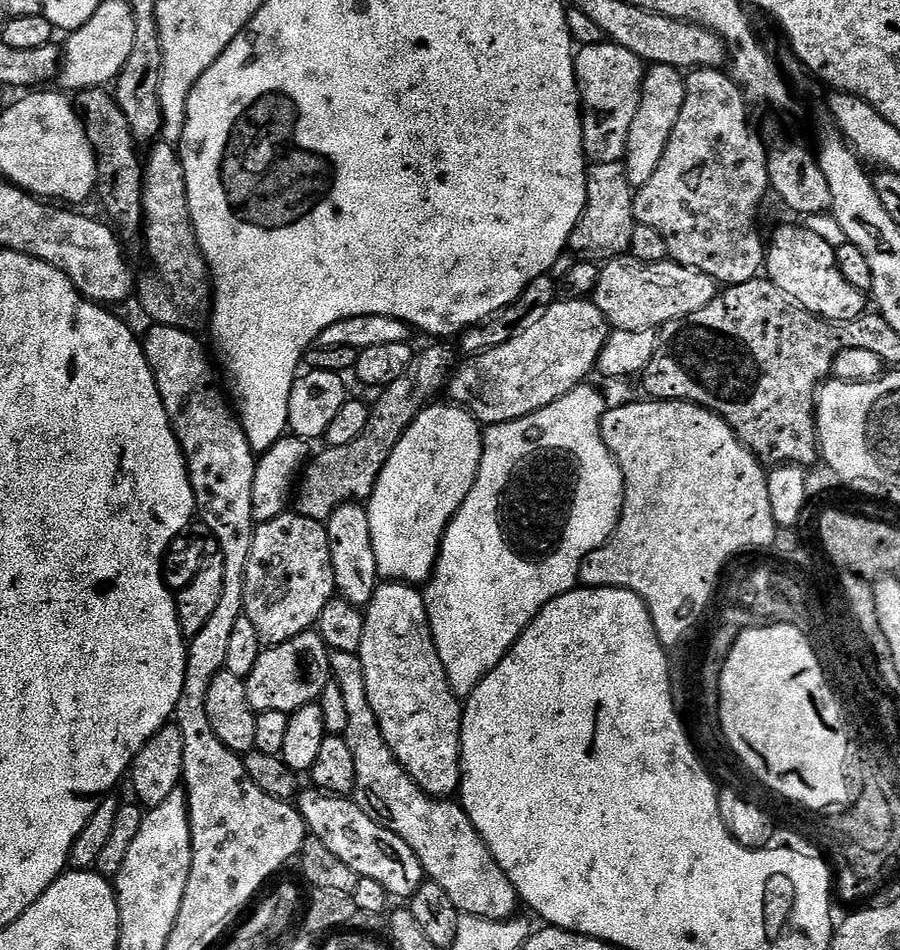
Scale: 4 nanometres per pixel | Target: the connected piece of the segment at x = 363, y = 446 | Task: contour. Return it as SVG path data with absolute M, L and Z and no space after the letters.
M428 342L428 345L421 352L419 349L413 355L410 366L406 366L406 371L395 382L390 382L390 386L386 386L377 395L380 397L377 398L376 404L373 403L371 405L370 422L366 422L366 430L362 430L362 434L358 434L358 438L354 438L354 442L349 442L346 446L325 447L323 449L324 452L318 453L317 451L307 461L306 467L299 473L298 483L294 488L295 511L306 518L314 518L321 522L327 522L330 514L334 514L334 510L338 510L338 506L366 502L370 499L374 486L378 482L378 474L382 474L382 470L386 466L386 462L390 458L394 446L398 446L402 434L406 434L406 430L414 422L414 418L418 418L418 414L423 412L429 404L437 399L436 394L445 389L446 381L457 367L457 349L453 345L452 349L448 344L451 343Z

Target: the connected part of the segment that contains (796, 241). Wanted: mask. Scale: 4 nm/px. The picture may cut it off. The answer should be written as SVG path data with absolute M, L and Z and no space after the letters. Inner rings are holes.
M784 224L766 244L766 276L782 294L790 294L806 311L824 320L853 320L866 311L865 293L859 292L838 270L836 249L813 231L796 224Z

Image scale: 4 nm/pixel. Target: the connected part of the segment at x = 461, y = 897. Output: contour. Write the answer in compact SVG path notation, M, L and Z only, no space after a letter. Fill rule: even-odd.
M329 651L328 657L332 667L332 680L342 690L342 699L346 701L348 721L342 735L350 746L350 754L354 754L354 770L356 771L354 799L358 807L366 810L366 814L370 814L370 818L375 824L386 826L386 830L398 834L398 838L402 838L402 842L406 842L406 846L410 846L410 850L414 850L414 858L418 858L425 877L438 882L438 886L442 886L442 890L446 890L450 902L454 902L454 906L460 913L487 920L513 919L517 915L516 904L518 905L514 886L510 882L510 878L506 878L502 866L498 866L498 862L490 854L486 842L476 833L476 828L470 822L464 809L451 799L426 795L412 781L410 774L406 774L406 770L398 762L398 758L392 753L390 746L386 746L386 742L382 738L382 730L374 718L374 710L370 710L370 698L366 698L366 678L359 655Z

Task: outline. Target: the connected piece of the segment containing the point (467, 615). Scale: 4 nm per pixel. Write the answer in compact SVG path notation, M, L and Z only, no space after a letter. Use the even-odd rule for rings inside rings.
M581 386L570 390L570 394L566 394L562 398L558 398L558 402L554 402L550 406L546 406L542 410L538 410L534 414L530 414L526 418L518 418L514 422L502 422L501 424L493 424L483 429L484 433L484 449L482 450L482 458L478 466L478 474L474 478L474 486L470 490L470 494L466 498L466 502L462 502L462 506L456 512L456 516L449 522L448 528L444 531L444 540L440 544L440 556L436 560L436 570L432 573L431 580L427 581L426 591L424 592L424 605L428 611L428 624L432 628L432 637L436 643L438 650L438 658L442 658L442 666L446 670L446 678L448 684L452 688L452 692L458 698L467 698L468 695L475 690L479 684L486 678L486 674L490 674L490 670L494 670L498 666L498 662L502 662L502 658L512 649L514 642L521 634L530 626L530 622L537 616L544 607L546 607L551 600L558 598L562 594L572 591L577 587L580 578L580 567L586 558L586 554L590 554L594 550L604 547L605 544L611 540L614 530L620 521L622 514L622 506L624 505L624 479L622 478L622 470L616 464L615 456L610 454L610 450L606 446L606 442L600 433L600 420L604 417L606 411L606 403L604 404L604 396L600 392L595 392L594 389L588 388L589 386Z

